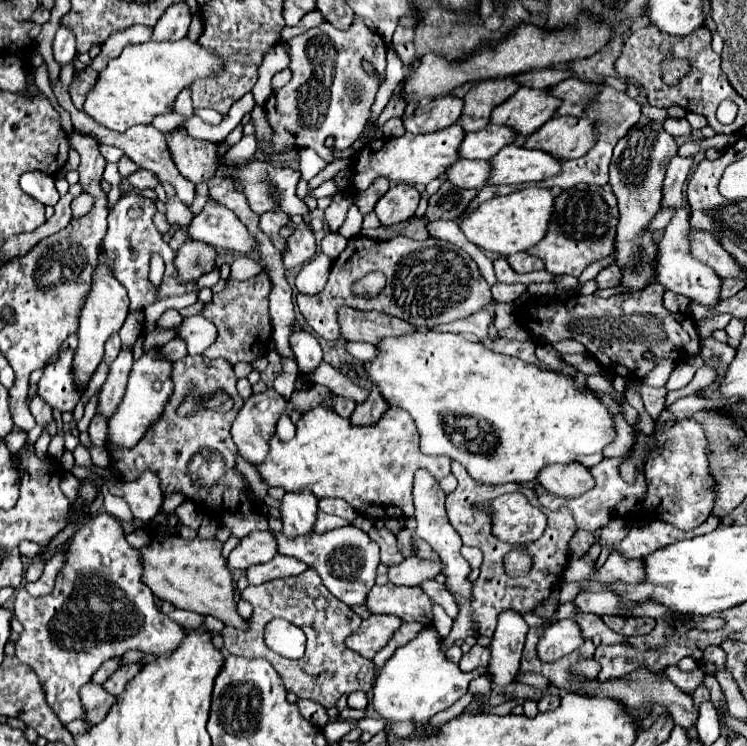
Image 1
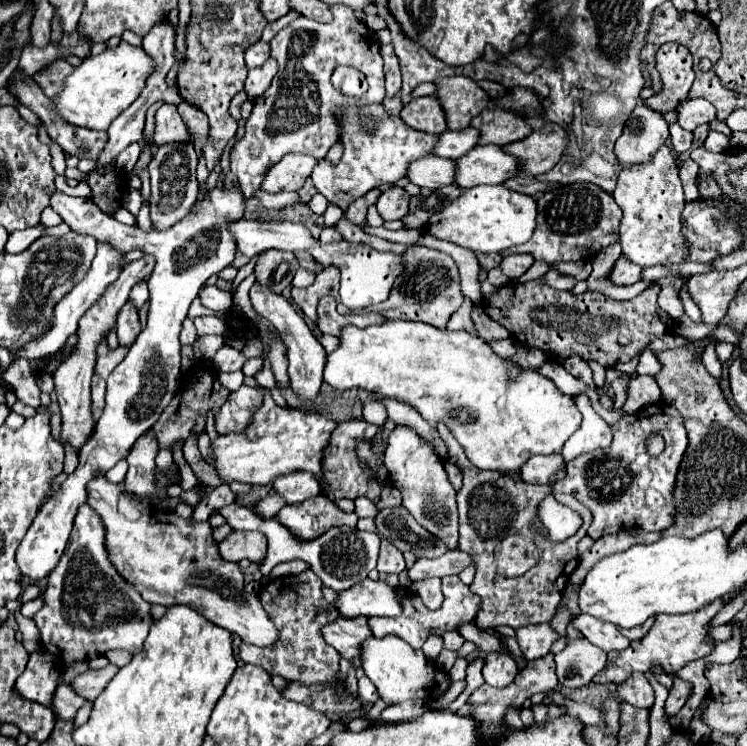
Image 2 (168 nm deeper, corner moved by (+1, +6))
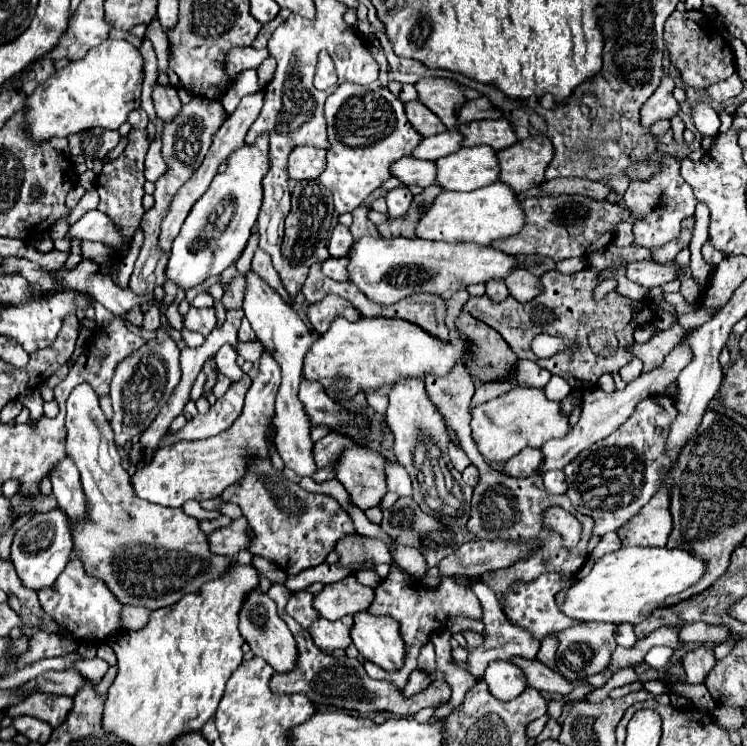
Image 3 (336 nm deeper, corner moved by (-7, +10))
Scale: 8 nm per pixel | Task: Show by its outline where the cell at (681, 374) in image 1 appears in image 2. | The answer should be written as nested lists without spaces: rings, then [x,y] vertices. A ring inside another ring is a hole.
[[[634,376],[628,382],[628,396],[622,406],[622,412],[634,414],[658,400],[660,400],[660,386],[656,384],[654,376]]]

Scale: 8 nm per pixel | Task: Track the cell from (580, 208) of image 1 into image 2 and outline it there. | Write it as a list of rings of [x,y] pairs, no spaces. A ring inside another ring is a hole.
[[[566,184],[542,194],[538,200],[536,230],[532,238],[512,250],[504,250],[502,256],[530,254],[534,260],[544,262],[568,262],[580,258],[592,258],[604,246],[618,242],[618,226],[622,210],[616,206],[612,194],[606,194],[596,184]]]

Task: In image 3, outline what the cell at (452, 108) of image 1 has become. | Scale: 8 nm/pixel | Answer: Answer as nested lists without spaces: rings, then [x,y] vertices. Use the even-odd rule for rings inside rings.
[[[412,100],[406,102],[406,116],[410,120],[410,124],[426,138],[426,136],[434,136],[446,130],[446,126],[440,122],[440,118],[428,110],[428,106],[424,106],[420,100]]]

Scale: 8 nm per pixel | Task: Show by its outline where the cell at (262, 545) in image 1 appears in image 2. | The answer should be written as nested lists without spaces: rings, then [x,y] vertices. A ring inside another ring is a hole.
[[[232,530],[220,544],[218,550],[224,560],[228,562],[240,562],[248,558],[250,562],[260,564],[266,554],[266,538],[260,532],[244,532],[244,530]]]

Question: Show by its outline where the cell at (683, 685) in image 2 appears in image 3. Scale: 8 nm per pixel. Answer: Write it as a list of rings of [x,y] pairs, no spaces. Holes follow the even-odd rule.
[[[700,646],[696,650],[690,650],[682,658],[682,664],[684,664],[684,670],[686,670],[686,682],[688,684],[704,684],[708,672],[716,664],[714,650],[710,646]]]

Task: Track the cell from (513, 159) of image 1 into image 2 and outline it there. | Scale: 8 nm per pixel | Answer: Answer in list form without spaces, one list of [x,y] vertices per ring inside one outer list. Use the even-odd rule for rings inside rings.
[[[476,146],[456,160],[454,184],[462,190],[482,184],[502,184],[518,174],[518,162],[500,146]]]

